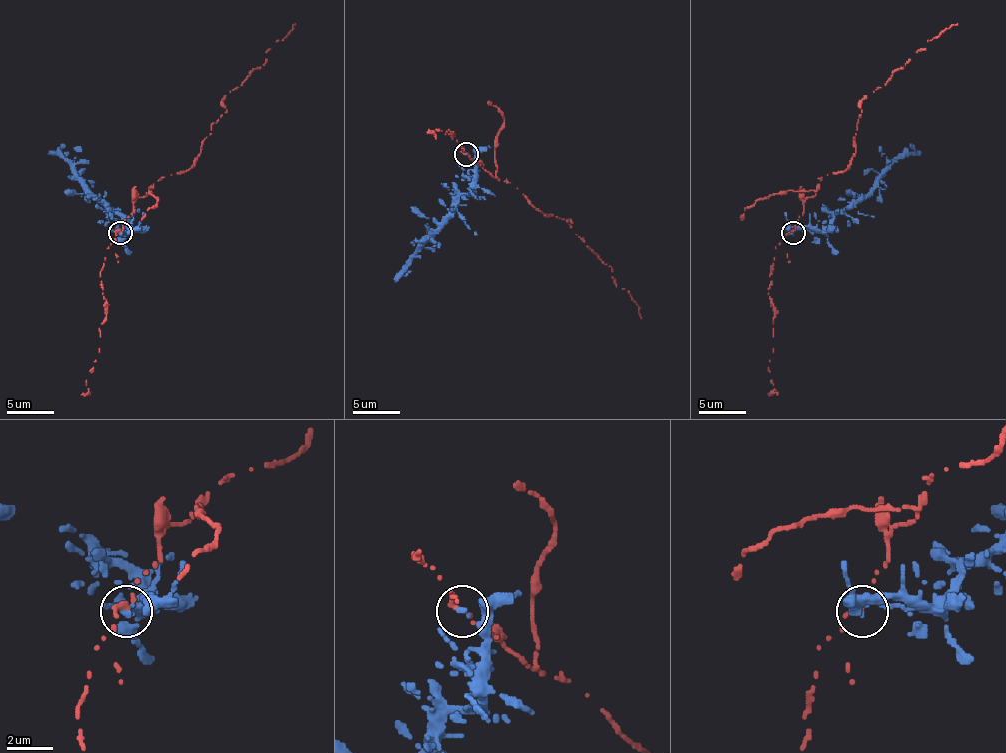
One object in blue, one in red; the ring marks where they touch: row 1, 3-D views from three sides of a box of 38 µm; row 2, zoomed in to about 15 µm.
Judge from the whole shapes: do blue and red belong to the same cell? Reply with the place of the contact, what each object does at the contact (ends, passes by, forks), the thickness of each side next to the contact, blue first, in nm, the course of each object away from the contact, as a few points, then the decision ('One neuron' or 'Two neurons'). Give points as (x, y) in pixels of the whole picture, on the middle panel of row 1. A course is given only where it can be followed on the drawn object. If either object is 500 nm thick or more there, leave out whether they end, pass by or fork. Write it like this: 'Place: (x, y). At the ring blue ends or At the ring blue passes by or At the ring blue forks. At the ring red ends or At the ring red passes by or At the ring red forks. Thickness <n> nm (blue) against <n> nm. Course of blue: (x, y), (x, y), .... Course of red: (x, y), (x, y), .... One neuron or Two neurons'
Place: (466, 154). At the ring blue ends. At the ring red passes by. Thickness 200 nm (blue) against 200 nm. Course of blue: (467, 155), (474, 162), (474, 188), (462, 195), (453, 216), (410, 259), (396, 282). Course of red: (467, 155), (547, 216), (573, 223), (571, 221), (571, 228), (611, 268), (616, 287), (630, 294), (642, 318). Two neurons

